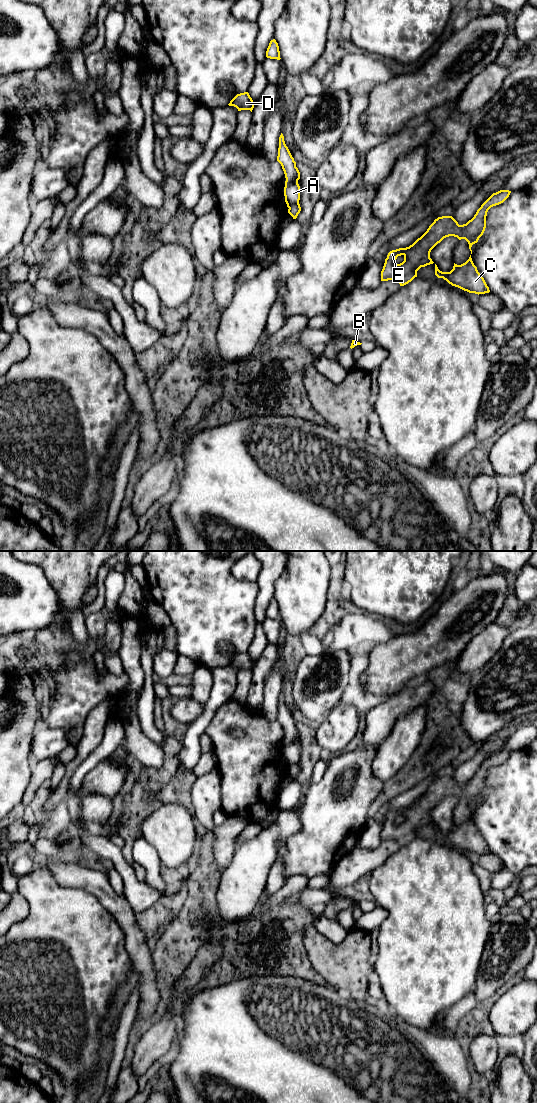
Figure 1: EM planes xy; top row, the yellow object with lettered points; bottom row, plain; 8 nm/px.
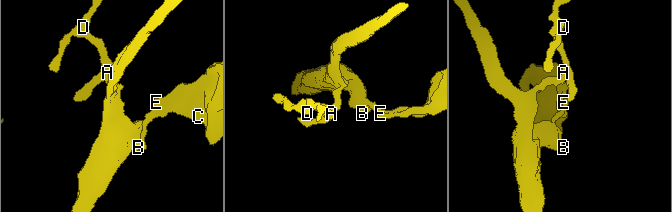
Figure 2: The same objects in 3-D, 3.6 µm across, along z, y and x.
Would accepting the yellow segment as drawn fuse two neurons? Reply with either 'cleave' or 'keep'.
cleave

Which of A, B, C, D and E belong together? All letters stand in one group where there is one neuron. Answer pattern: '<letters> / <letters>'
A D / B C E

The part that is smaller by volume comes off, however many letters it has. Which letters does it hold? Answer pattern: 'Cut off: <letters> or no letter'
Cut off: B, C, E

